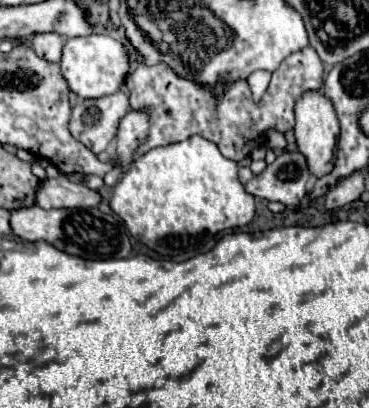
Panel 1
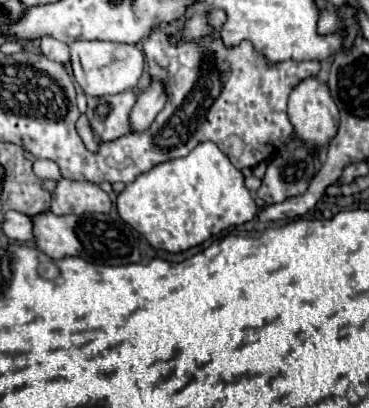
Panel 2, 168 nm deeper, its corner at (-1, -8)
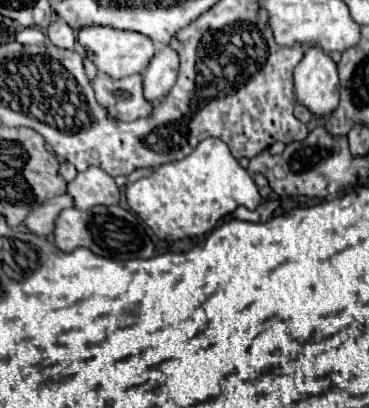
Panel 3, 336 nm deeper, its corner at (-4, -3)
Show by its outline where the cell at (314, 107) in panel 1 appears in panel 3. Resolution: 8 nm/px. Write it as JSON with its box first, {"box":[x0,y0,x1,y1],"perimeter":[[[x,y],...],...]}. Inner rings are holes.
{"box":[295,45,339,117],"perimeter":[[[317,45],[305,49],[301,63],[295,67],[295,95],[313,115],[325,117],[339,105],[339,75],[335,61]]]}

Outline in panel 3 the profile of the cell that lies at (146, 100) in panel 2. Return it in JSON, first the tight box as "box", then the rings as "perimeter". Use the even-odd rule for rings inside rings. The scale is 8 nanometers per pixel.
{"box":[143,45,179,101],"perimeter":[[[165,45],[163,49],[159,49],[153,55],[153,59],[143,75],[145,97],[149,101],[157,101],[163,95],[167,95],[167,91],[175,85],[177,71],[179,71],[179,55],[173,47]]]}

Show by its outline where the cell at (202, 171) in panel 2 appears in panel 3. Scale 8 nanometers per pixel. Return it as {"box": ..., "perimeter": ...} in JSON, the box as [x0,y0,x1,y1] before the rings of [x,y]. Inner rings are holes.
{"box":[127,139,261,239],"perimeter":[[[205,139],[181,161],[161,165],[153,175],[127,185],[129,207],[161,239],[183,239],[203,235],[239,205],[255,209],[261,201],[253,177],[231,155],[221,139]]]}

